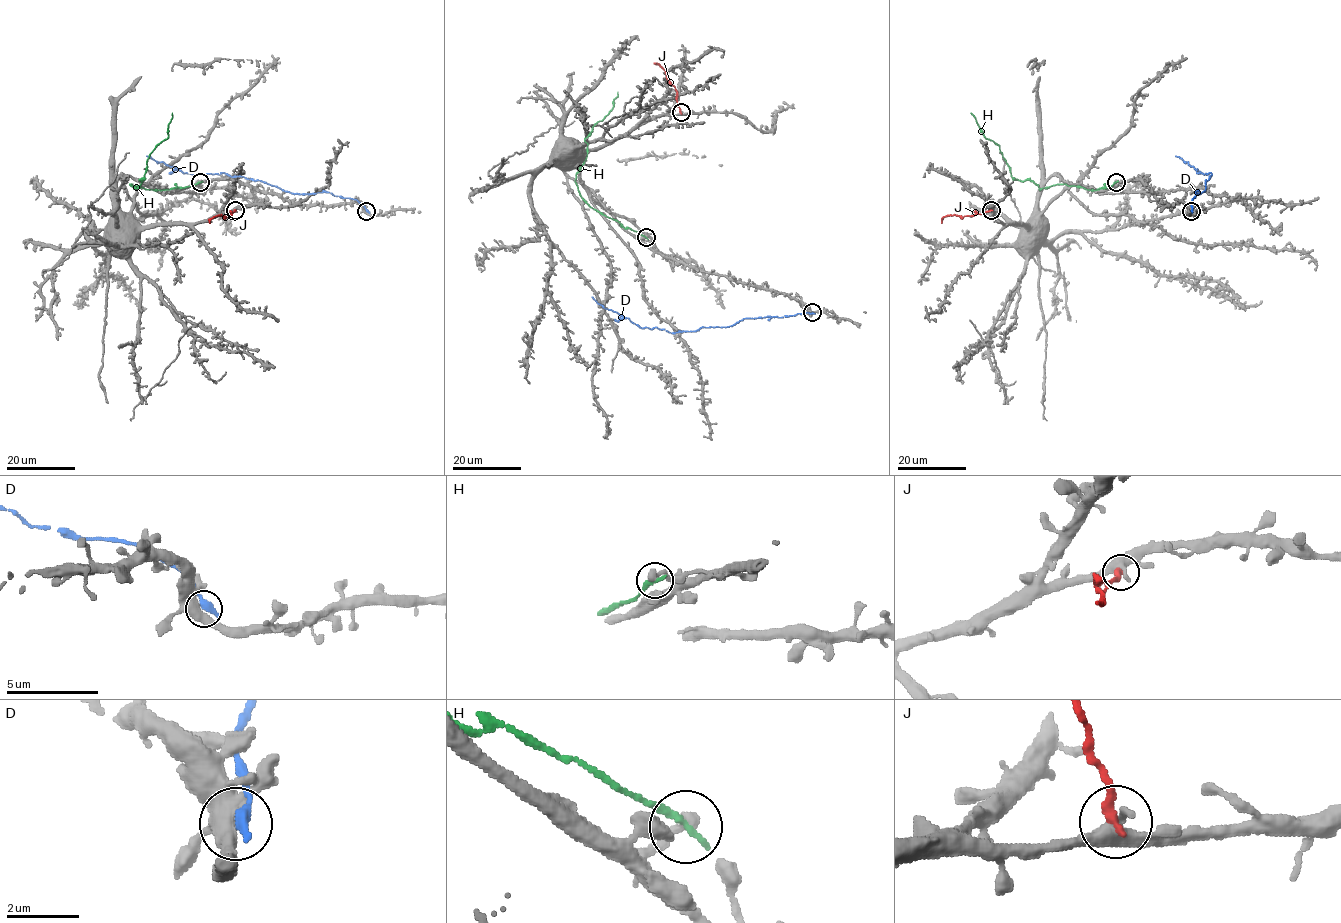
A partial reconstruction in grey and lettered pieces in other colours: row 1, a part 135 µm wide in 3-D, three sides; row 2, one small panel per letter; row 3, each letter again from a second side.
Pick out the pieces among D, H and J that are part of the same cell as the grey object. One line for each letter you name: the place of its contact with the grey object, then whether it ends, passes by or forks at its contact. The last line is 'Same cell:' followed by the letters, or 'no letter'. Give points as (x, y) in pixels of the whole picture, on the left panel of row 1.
Same cell: no letter

